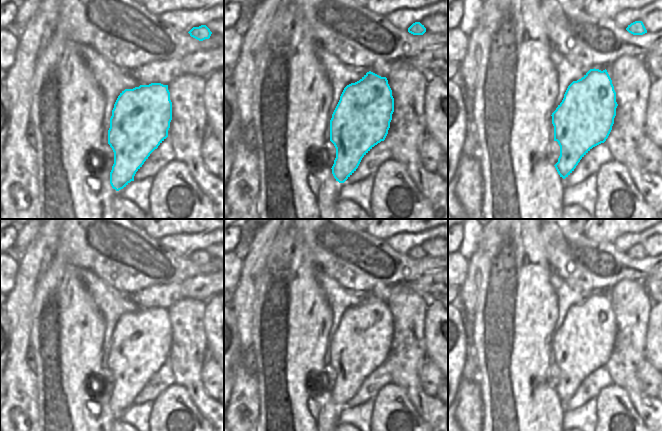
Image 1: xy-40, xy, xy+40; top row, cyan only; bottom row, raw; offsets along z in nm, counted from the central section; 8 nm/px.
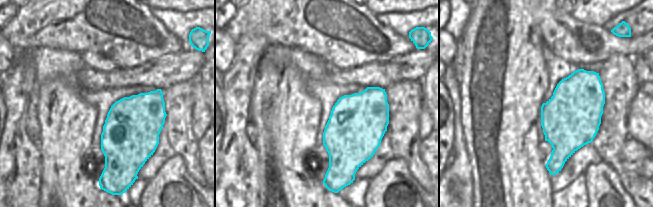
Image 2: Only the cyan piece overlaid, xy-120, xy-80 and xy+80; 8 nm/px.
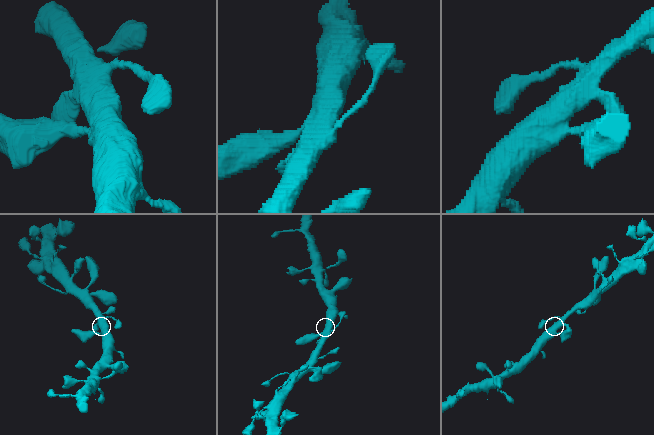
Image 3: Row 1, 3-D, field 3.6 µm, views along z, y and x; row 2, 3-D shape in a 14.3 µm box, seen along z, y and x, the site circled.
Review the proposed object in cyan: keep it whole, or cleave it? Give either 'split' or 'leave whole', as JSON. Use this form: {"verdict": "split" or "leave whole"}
{"verdict": "leave whole"}

